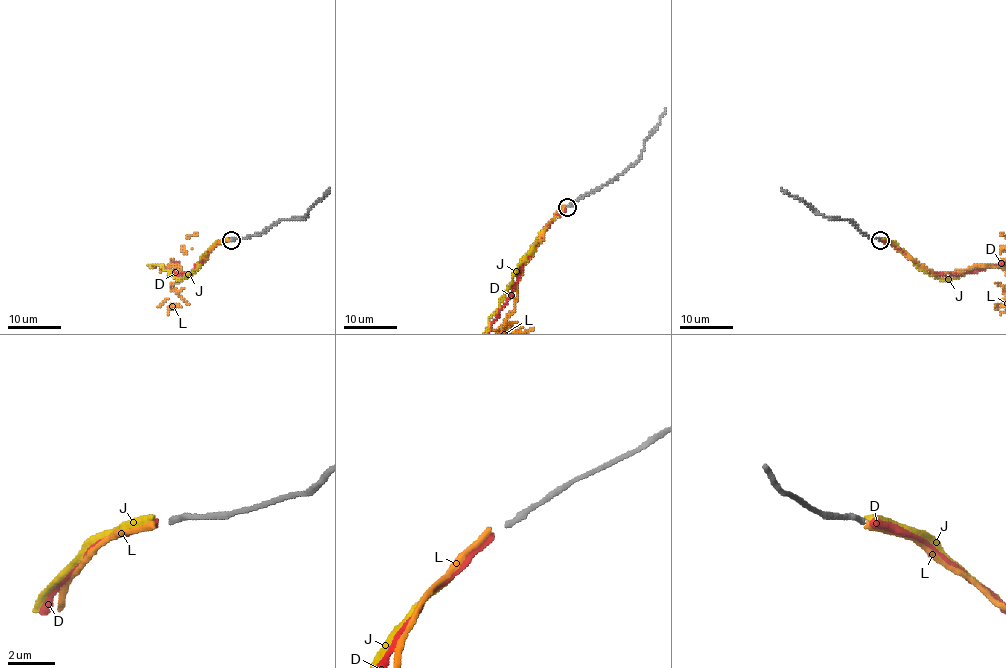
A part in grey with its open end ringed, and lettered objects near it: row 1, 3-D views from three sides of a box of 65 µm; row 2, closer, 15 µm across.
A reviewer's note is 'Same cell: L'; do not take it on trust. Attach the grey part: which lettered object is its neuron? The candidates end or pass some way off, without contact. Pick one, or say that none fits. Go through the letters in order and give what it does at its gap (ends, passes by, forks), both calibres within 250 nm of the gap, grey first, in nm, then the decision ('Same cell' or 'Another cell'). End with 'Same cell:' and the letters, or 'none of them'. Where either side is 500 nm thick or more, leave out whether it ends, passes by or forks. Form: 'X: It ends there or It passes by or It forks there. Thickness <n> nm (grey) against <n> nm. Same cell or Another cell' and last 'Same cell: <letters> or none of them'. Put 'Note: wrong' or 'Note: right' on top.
Note: right
D: It ends there. Thickness 260 nm (grey) against 320 nm. Another cell
J: It ends there. Thickness 260 nm (grey) against 320 nm. Another cell
L: It ends there. Thickness 260 nm (grey) against 240 nm. Same cell
Same cell: L

